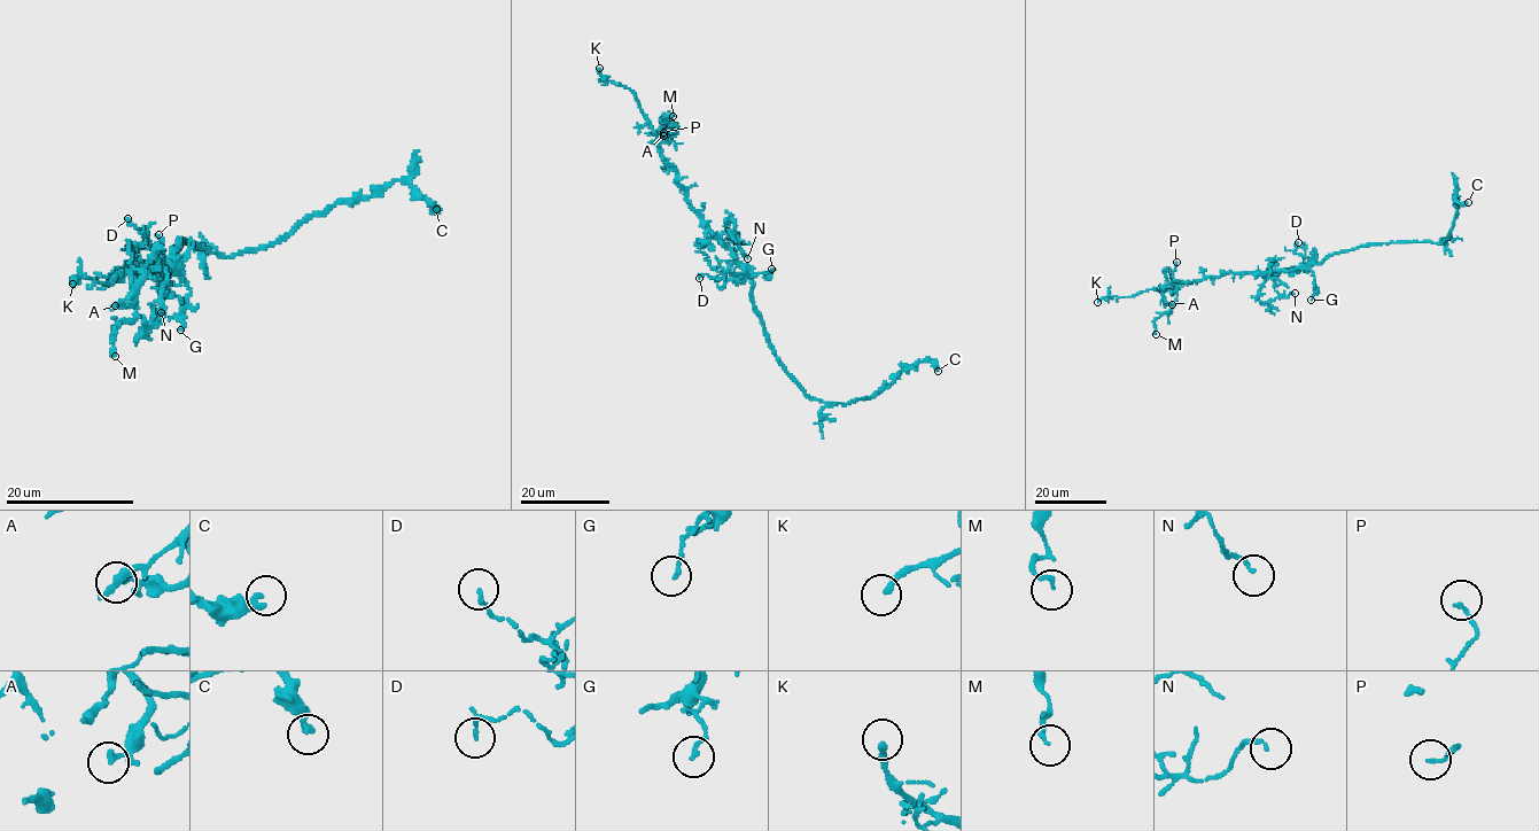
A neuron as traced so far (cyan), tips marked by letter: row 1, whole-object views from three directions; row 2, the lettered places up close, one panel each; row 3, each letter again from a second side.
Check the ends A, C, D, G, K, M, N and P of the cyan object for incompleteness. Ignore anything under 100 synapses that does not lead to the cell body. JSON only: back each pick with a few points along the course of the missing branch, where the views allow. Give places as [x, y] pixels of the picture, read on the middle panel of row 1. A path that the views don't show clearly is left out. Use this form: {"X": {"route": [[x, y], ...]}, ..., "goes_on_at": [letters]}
{"K": {"route": [[599, 68], [582, 75], [565, 72]]}, "goes_on_at": ["K"]}

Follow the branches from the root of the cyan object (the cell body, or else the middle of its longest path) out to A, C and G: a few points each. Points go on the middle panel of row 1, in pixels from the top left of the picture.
A: (754, 303), (747, 271), (691, 207), (677, 173), (660, 152), (658, 139), (666, 119), (668, 132), (663, 136)
C: (754, 303), (774, 355), (810, 397), (848, 404), (875, 396), (901, 371), (920, 360), (931, 360), (938, 371)
G: (754, 303), (749, 273), (763, 272), (770, 276), (771, 269)

